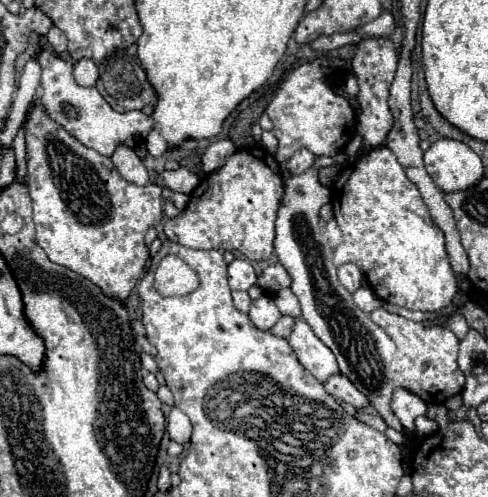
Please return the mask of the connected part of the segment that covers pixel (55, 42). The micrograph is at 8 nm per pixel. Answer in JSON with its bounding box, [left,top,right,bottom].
[48,26,66,54]

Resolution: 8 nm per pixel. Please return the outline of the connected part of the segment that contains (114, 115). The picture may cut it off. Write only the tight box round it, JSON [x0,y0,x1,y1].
[40,50,154,156]

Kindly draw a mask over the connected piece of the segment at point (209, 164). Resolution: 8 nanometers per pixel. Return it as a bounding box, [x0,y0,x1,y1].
[202,140,236,174]

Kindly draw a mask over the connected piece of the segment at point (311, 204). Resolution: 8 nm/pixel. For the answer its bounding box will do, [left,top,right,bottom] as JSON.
[274,160,402,432]

